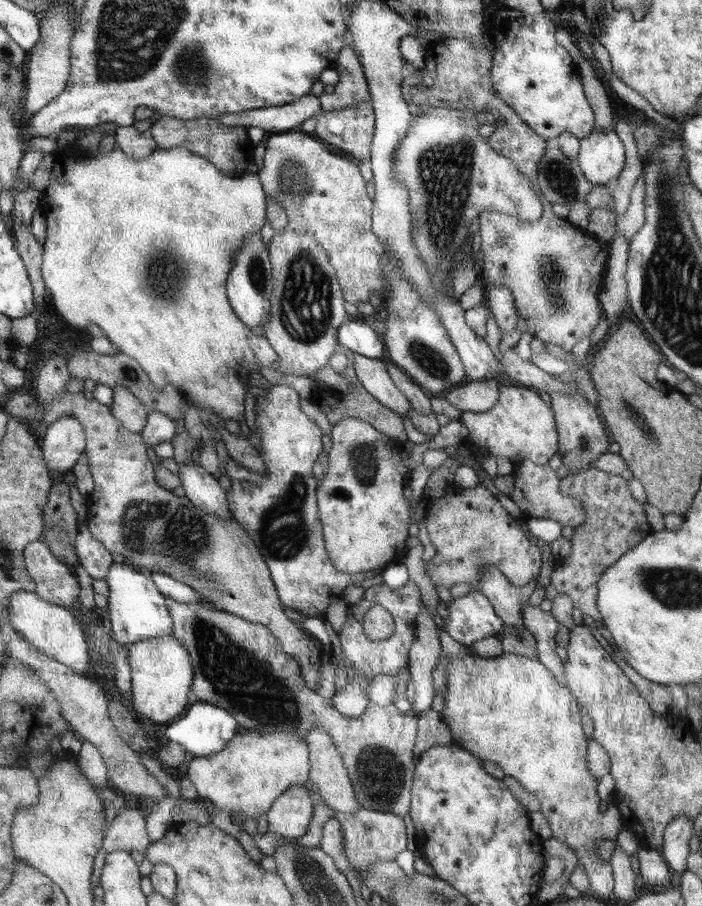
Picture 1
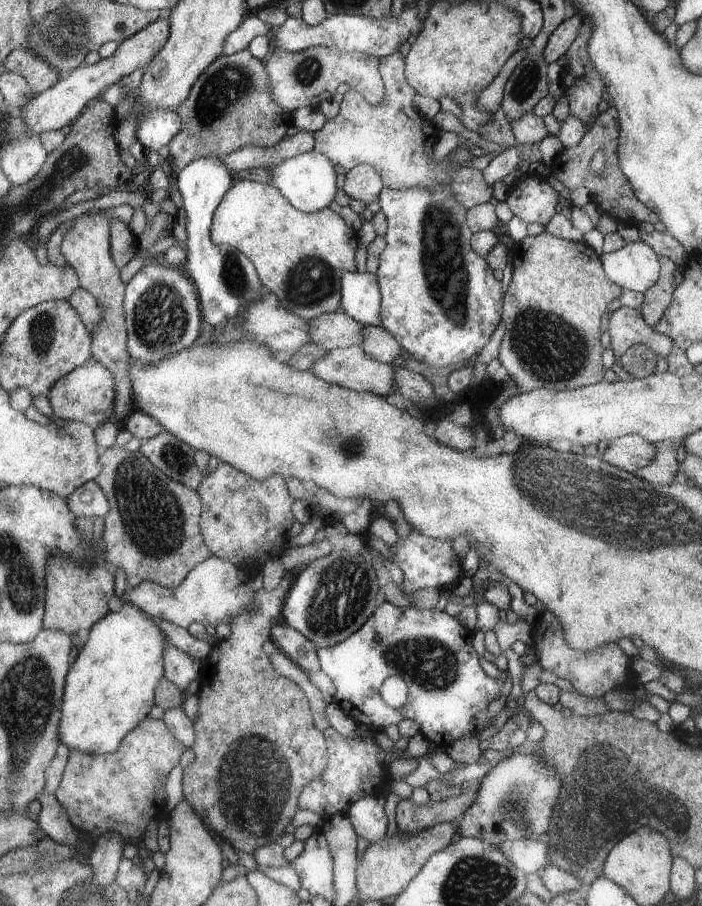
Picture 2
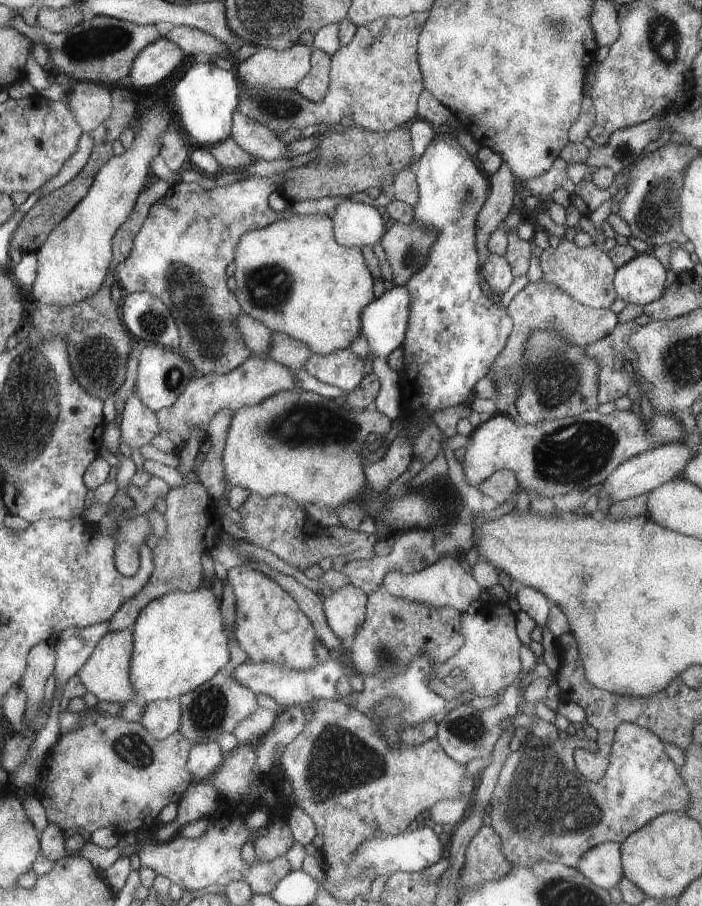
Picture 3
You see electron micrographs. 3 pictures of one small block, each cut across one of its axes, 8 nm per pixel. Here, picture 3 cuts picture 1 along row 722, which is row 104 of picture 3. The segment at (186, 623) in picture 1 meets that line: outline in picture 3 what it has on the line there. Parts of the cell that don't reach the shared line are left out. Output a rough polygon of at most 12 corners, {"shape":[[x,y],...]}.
{"shape":[[429,12],[379,18],[331,56],[321,102],[241,86],[271,132],[409,126]]}

